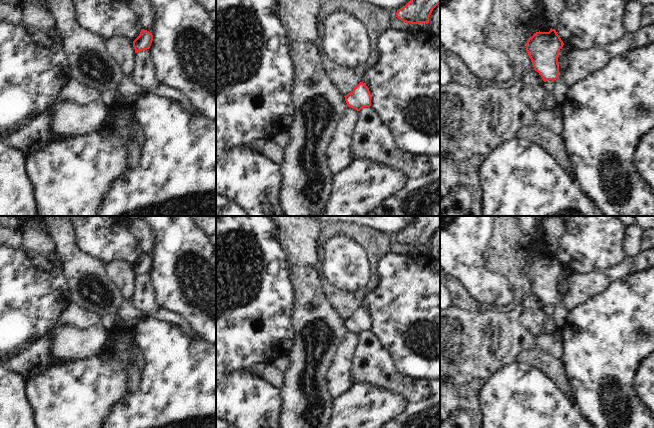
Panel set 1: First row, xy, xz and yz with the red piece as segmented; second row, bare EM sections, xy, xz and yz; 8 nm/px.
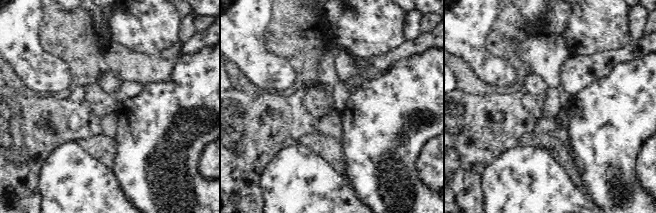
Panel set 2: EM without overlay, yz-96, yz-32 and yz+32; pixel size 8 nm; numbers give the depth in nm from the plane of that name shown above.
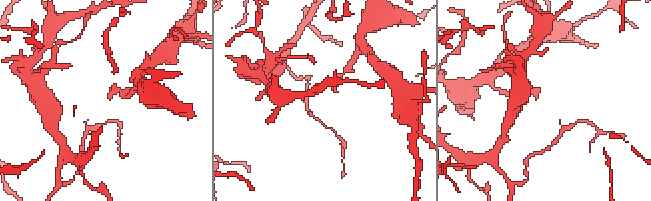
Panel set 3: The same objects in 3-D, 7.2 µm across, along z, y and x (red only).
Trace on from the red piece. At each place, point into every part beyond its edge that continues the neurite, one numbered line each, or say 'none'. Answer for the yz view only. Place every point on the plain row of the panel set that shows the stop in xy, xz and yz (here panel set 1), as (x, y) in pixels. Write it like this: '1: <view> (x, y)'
1: yz (561, 313).

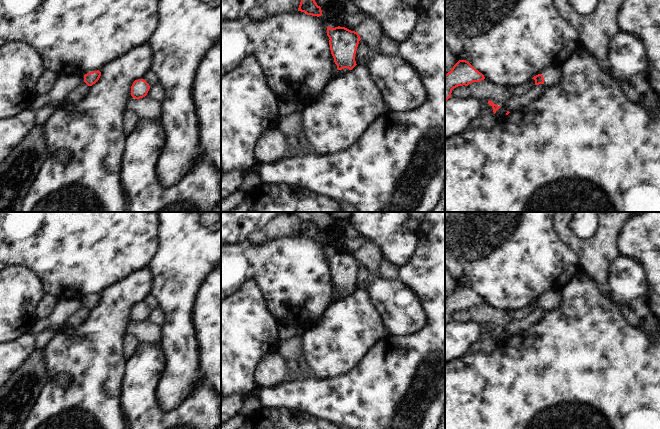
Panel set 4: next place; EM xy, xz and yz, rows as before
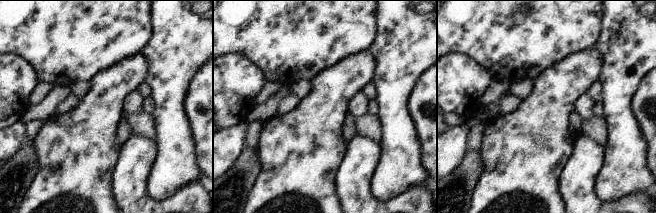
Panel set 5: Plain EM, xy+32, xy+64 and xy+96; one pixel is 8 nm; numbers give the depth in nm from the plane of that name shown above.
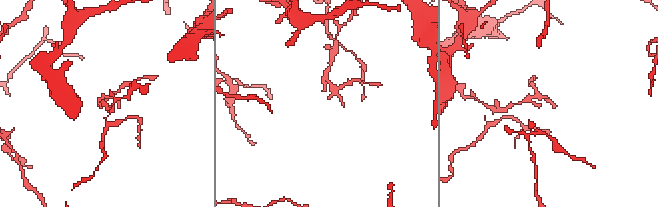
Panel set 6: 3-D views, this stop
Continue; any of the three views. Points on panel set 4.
1: yz (551, 300).

